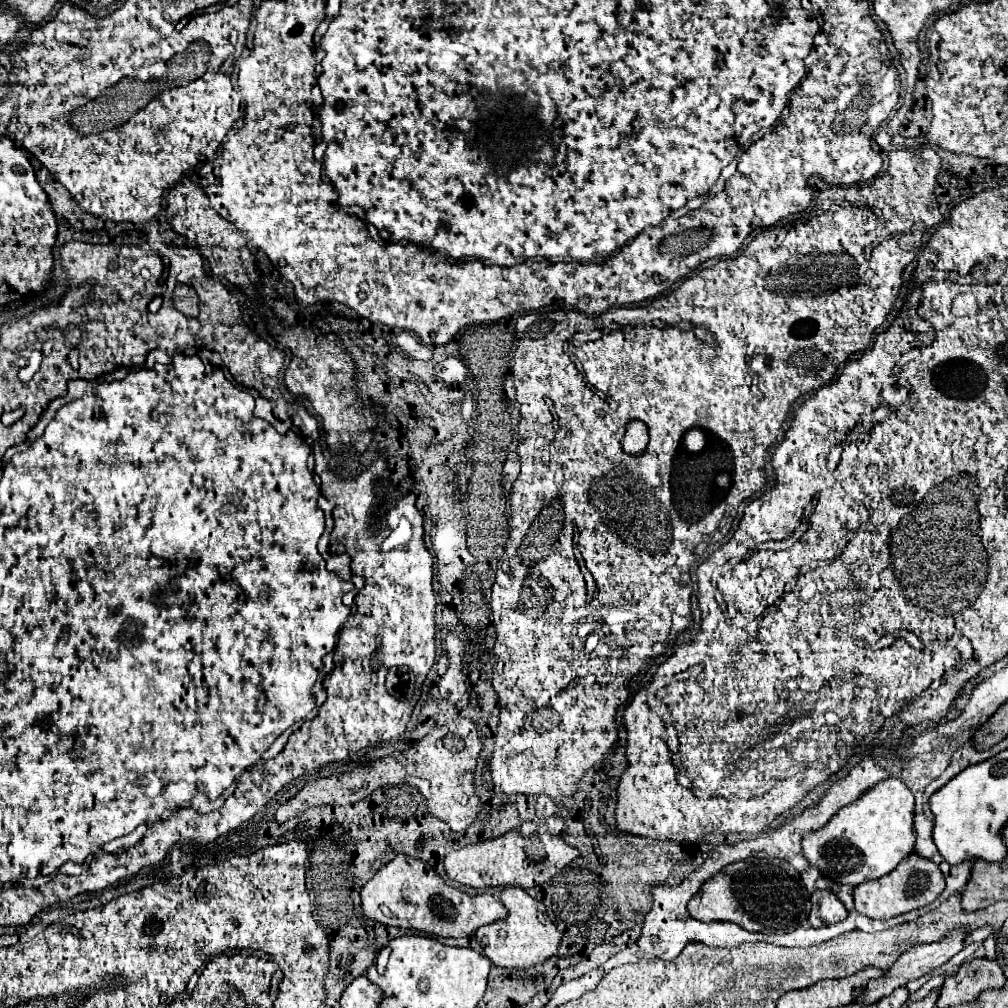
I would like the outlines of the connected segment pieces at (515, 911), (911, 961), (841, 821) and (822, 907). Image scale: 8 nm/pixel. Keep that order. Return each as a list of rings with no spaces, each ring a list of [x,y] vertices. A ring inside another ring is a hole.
[[[504,888],[500,894],[500,902],[508,908],[508,918],[498,920],[490,926],[482,926],[476,930],[476,940],[482,946],[482,954],[492,960],[494,966],[508,968],[508,970],[528,970],[552,958],[558,952],[562,942],[562,932],[554,926],[548,918],[546,906],[532,898],[522,888]]]
[[[952,932],[948,938],[934,942],[934,944],[922,944],[914,946],[908,952],[900,956],[900,960],[892,966],[884,978],[874,980],[868,984],[864,996],[856,1004],[874,1004],[880,998],[888,996],[888,992],[894,992],[894,988],[906,986],[910,980],[916,980],[924,974],[930,974],[934,968],[946,964],[954,954],[962,950],[962,940],[966,932]]]
[[[896,778],[882,780],[862,798],[844,806],[822,830],[806,834],[802,840],[804,856],[812,866],[818,866],[826,878],[850,886],[890,874],[914,852],[914,846],[914,796]]]
[[[818,890],[812,894],[812,910],[810,910],[810,924],[814,928],[830,926],[836,922],[842,922],[848,916],[848,910],[844,904],[836,898],[830,890]]]

